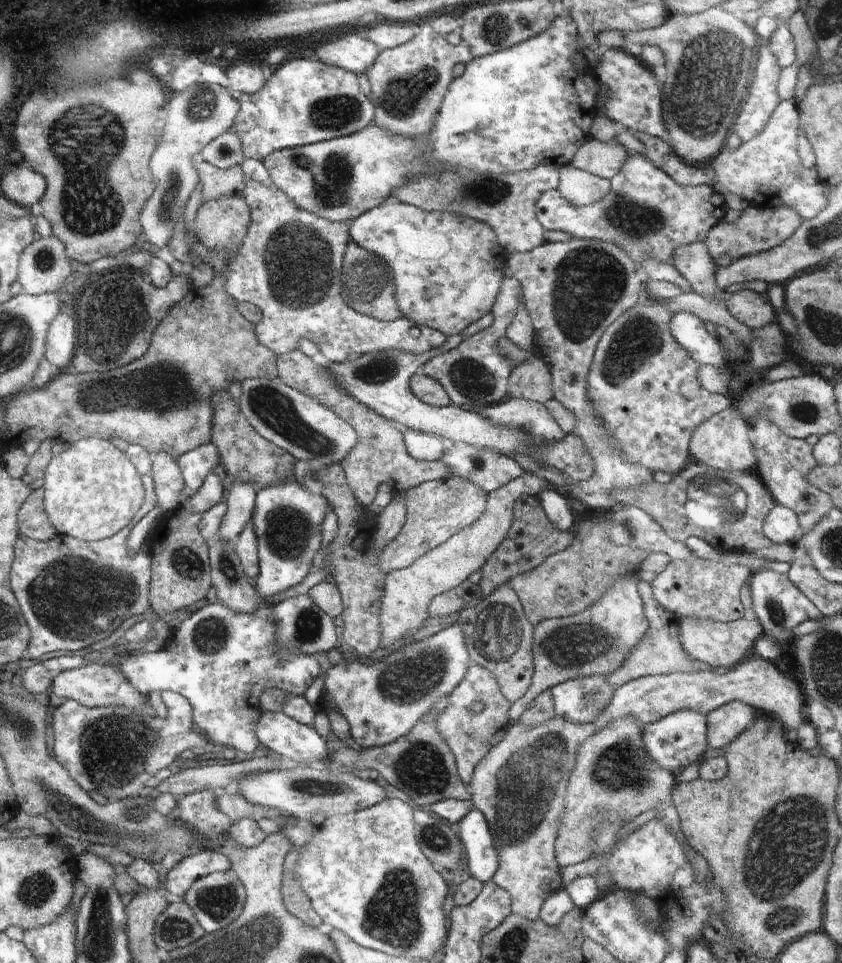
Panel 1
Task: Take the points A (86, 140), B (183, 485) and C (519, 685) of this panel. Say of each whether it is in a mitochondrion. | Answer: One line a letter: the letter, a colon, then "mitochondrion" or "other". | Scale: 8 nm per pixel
A: mitochondrion
B: other
C: other

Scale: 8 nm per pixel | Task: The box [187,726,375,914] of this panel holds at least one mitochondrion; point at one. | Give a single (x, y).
(330, 787)

